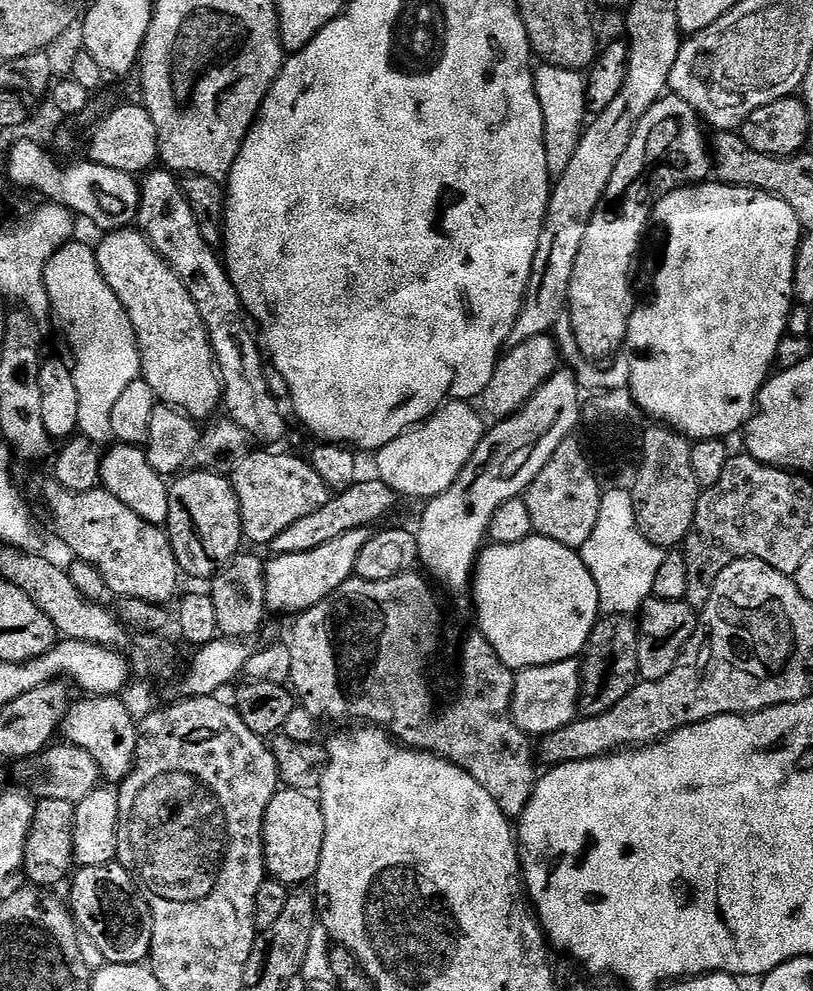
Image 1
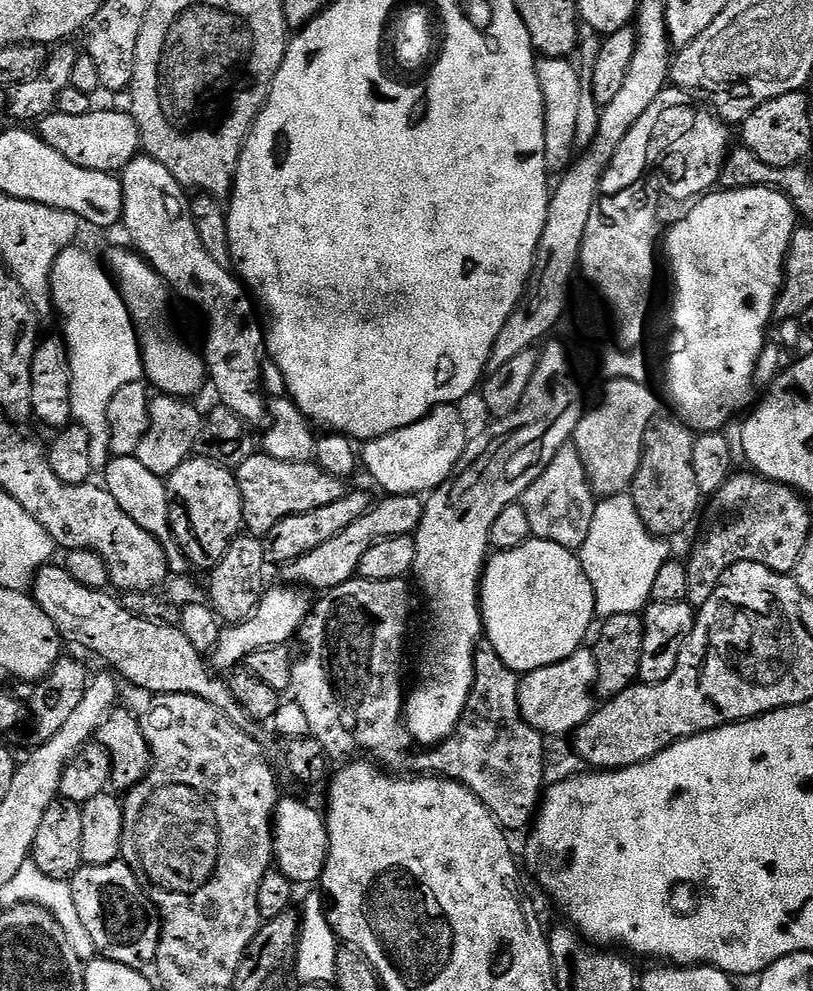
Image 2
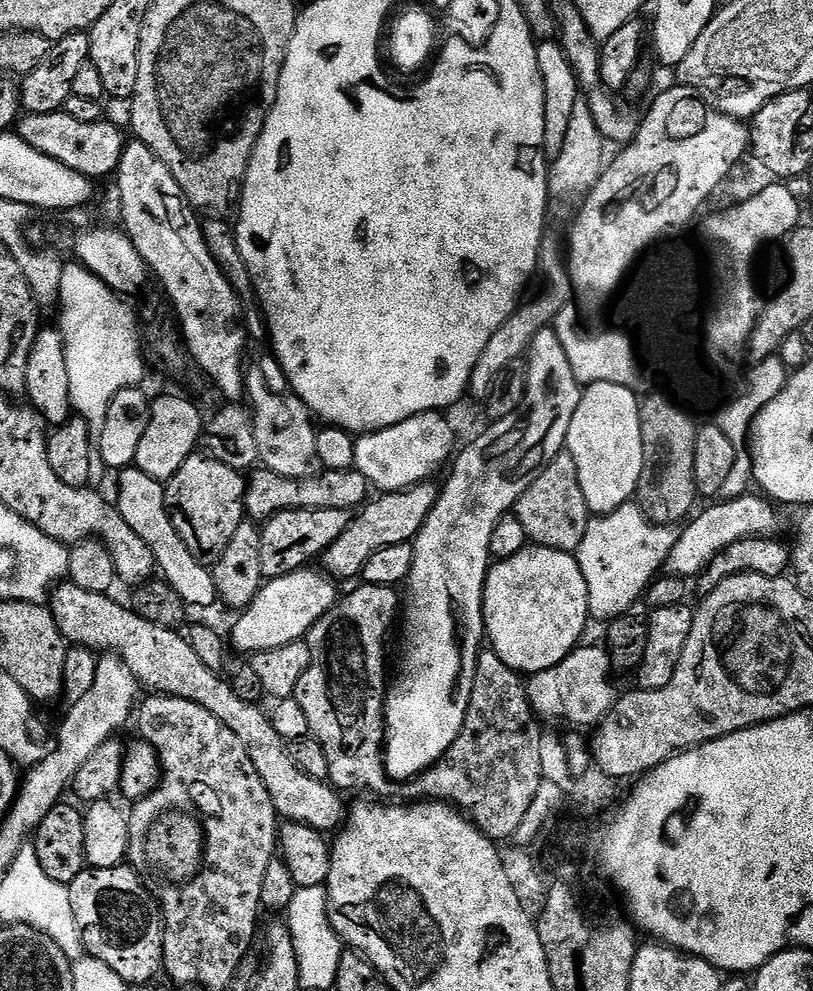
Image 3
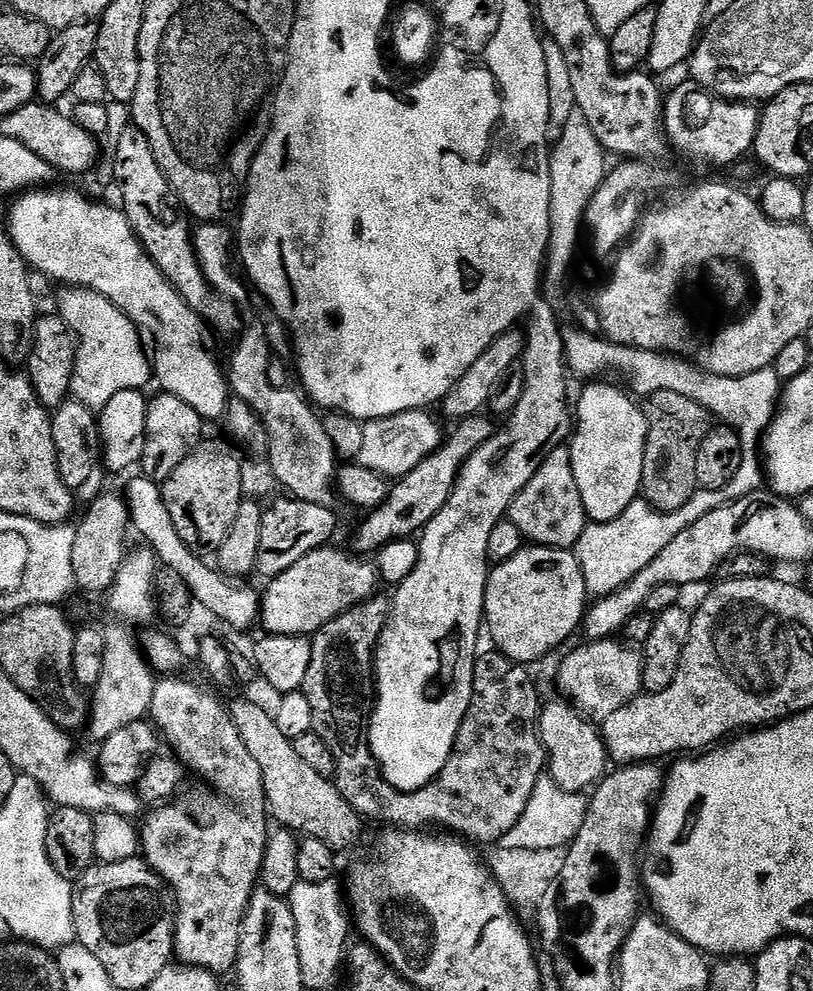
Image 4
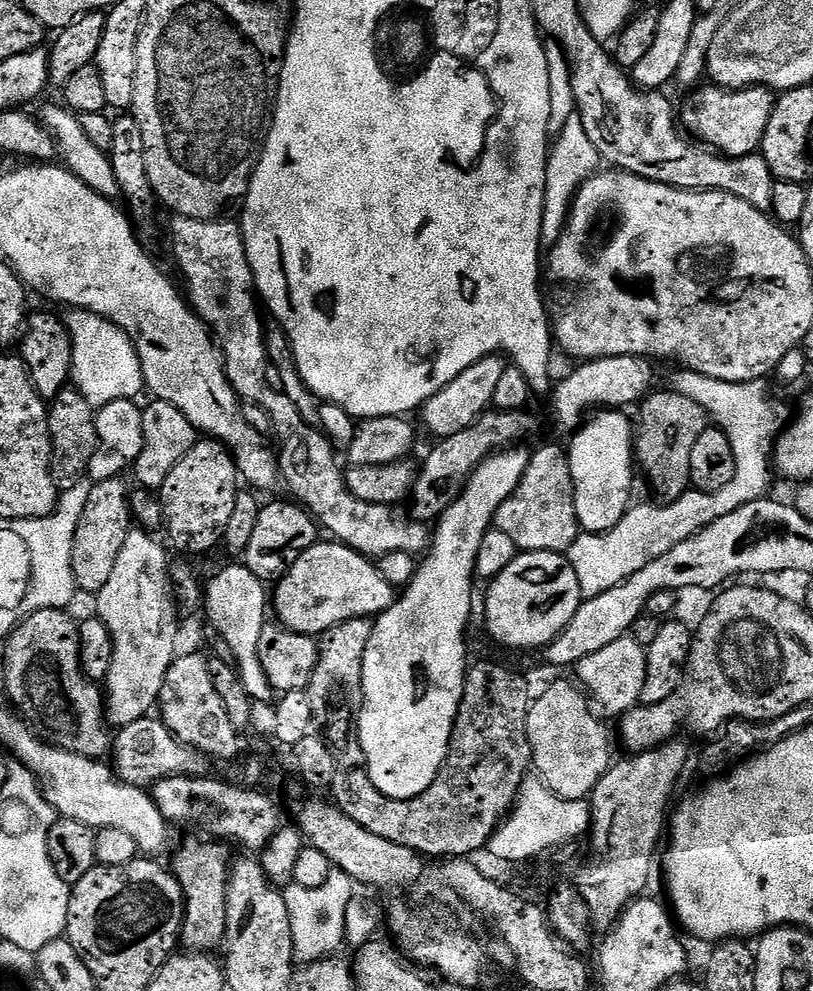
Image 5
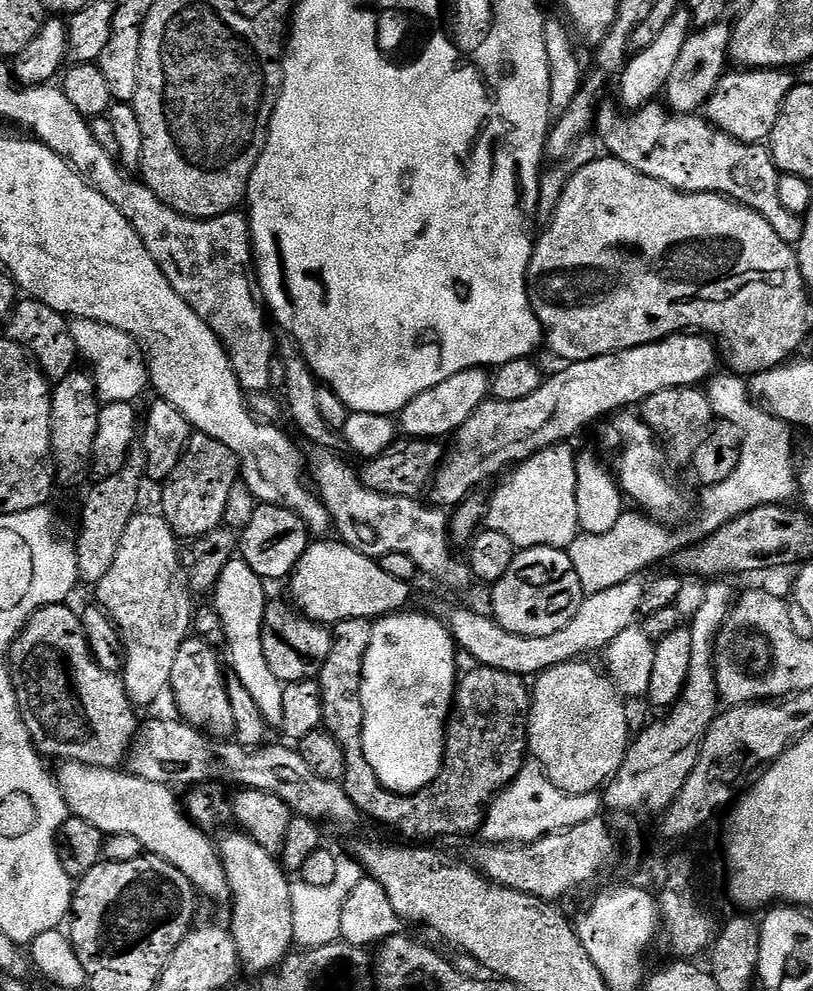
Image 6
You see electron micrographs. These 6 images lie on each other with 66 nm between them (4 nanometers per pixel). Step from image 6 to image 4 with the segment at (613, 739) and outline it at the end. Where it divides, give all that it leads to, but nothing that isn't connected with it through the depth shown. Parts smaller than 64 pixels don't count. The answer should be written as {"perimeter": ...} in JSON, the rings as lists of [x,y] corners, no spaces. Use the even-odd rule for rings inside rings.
{"perimeter":[[[560,700],[553,704],[545,703],[538,717],[540,740],[546,753],[546,768],[550,779],[562,790],[583,793],[586,790],[584,788],[591,789],[605,775],[609,767],[607,764],[610,764],[608,747],[604,744],[601,729],[589,717],[571,703]]]}

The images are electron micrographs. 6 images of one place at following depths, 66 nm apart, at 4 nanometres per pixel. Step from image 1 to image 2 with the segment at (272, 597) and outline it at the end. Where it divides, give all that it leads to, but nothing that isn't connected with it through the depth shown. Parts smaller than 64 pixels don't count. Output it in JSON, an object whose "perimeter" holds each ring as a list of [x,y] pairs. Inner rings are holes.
{"perimeter":[[[389,496],[383,497],[384,501],[373,503],[368,509],[368,513],[354,526],[346,526],[338,538],[330,538],[330,542],[318,546],[318,550],[310,550],[302,558],[294,562],[283,565],[282,572],[289,585],[299,586],[301,589],[317,588],[317,593],[323,594],[353,579],[360,571],[362,554],[370,550],[378,542],[386,538],[398,538],[399,536],[411,536],[419,526],[420,519],[423,516],[425,501],[420,496]]]}

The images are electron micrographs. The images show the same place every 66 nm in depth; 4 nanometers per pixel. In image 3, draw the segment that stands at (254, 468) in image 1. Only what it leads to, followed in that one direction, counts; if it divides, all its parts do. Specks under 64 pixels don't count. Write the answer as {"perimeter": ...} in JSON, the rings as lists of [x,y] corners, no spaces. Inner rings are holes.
{"perimeter":[[[355,468],[334,472],[324,470],[301,480],[282,478],[282,474],[274,474],[267,470],[256,470],[246,480],[244,511],[247,519],[253,522],[269,520],[274,514],[286,510],[346,510],[352,512],[359,509],[369,499],[369,496],[368,479]]]}

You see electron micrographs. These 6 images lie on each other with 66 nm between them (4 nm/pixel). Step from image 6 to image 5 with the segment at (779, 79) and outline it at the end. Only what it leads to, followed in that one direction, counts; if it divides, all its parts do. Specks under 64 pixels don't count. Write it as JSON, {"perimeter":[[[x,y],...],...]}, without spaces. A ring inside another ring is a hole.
{"perimeter":[[[719,86],[704,87],[693,91],[689,95],[693,96],[685,102],[684,112],[682,108],[683,127],[697,141],[711,146],[727,157],[753,155],[764,143],[766,126],[770,122],[770,114],[777,102],[773,89],[763,86],[735,90]]]}

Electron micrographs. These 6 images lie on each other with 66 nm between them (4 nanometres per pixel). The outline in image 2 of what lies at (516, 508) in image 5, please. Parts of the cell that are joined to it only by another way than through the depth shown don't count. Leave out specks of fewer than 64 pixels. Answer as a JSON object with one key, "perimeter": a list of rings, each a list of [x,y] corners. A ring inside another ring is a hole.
{"perimeter":[[[566,443],[558,454],[554,454],[550,466],[546,466],[539,478],[524,491],[522,503],[535,539],[573,550],[584,545],[586,534],[590,534],[590,522],[594,522],[598,497],[588,484],[586,466],[582,466],[575,444]]]}

